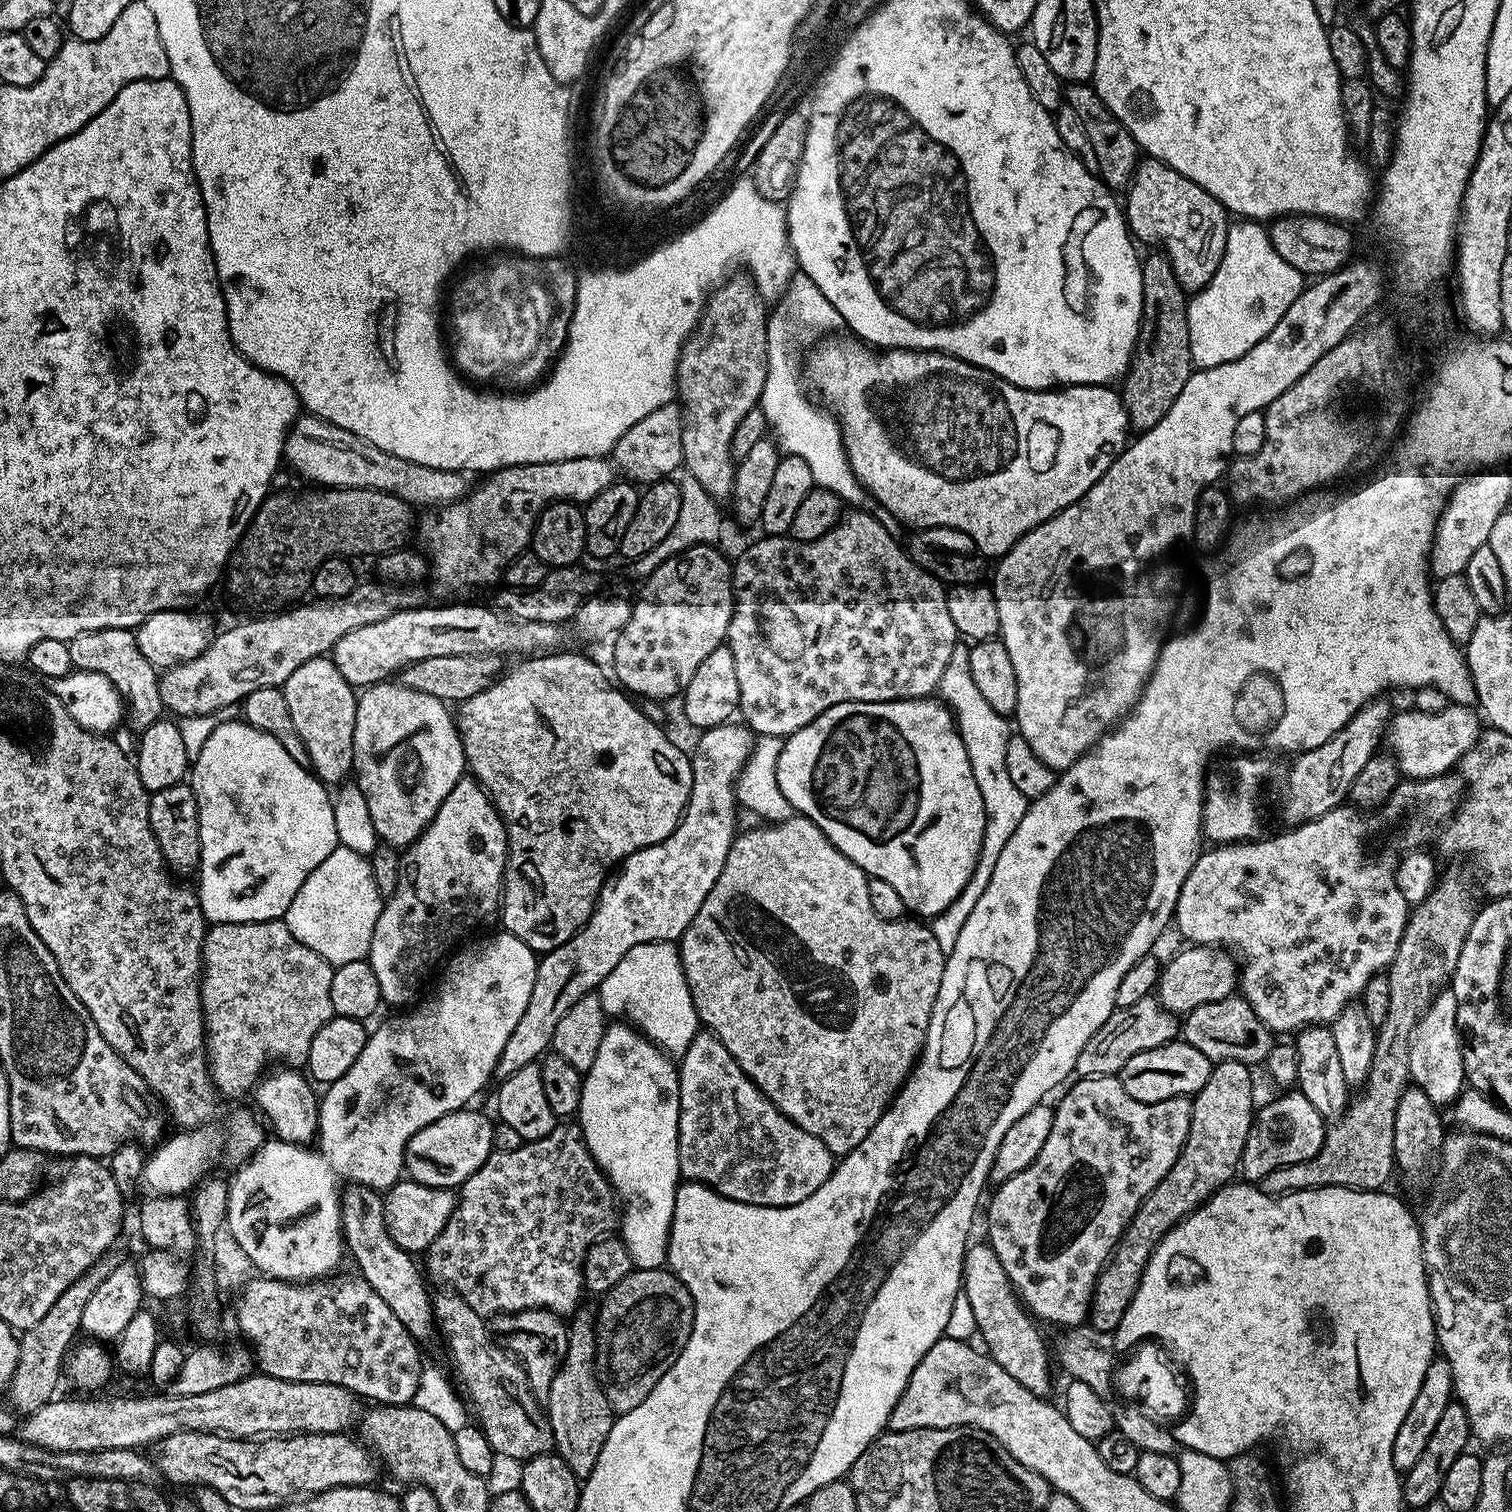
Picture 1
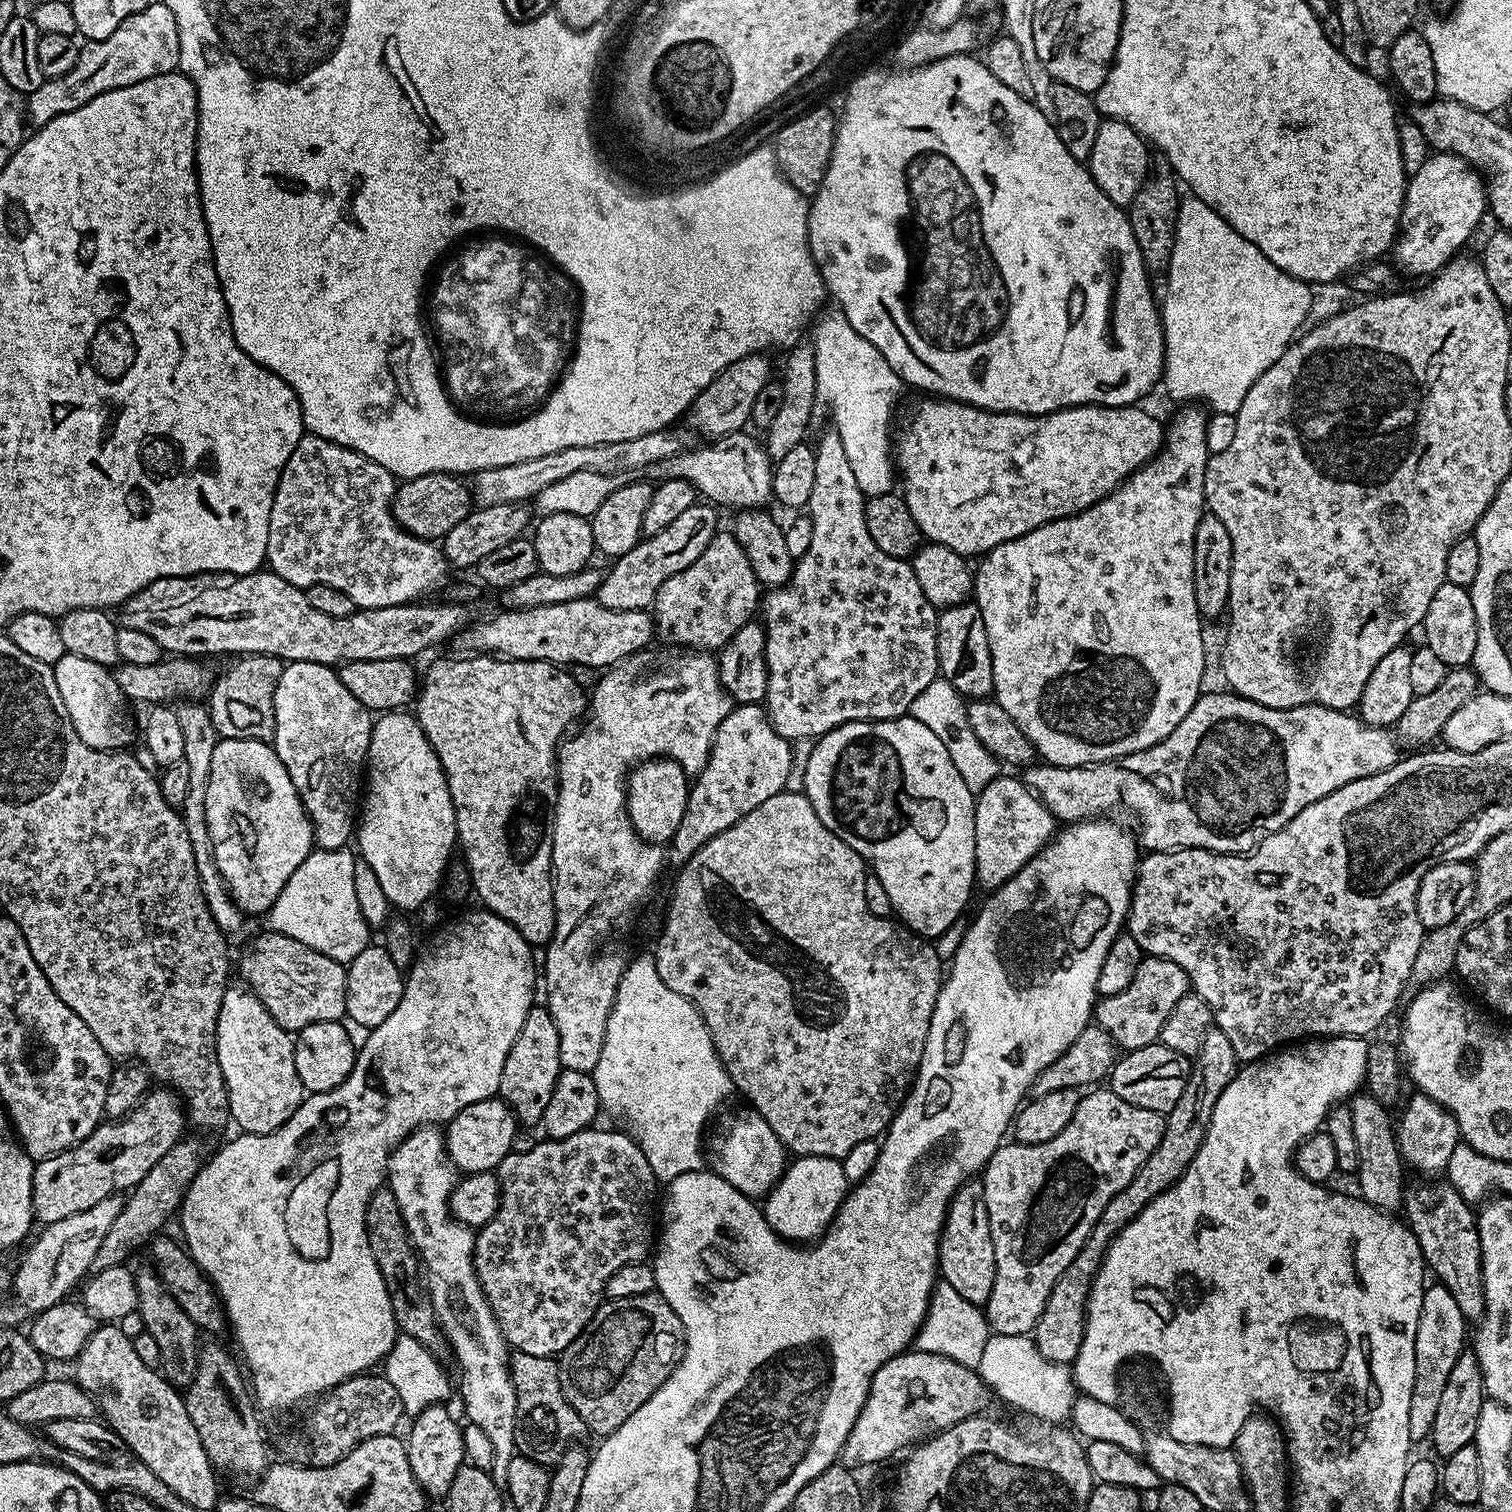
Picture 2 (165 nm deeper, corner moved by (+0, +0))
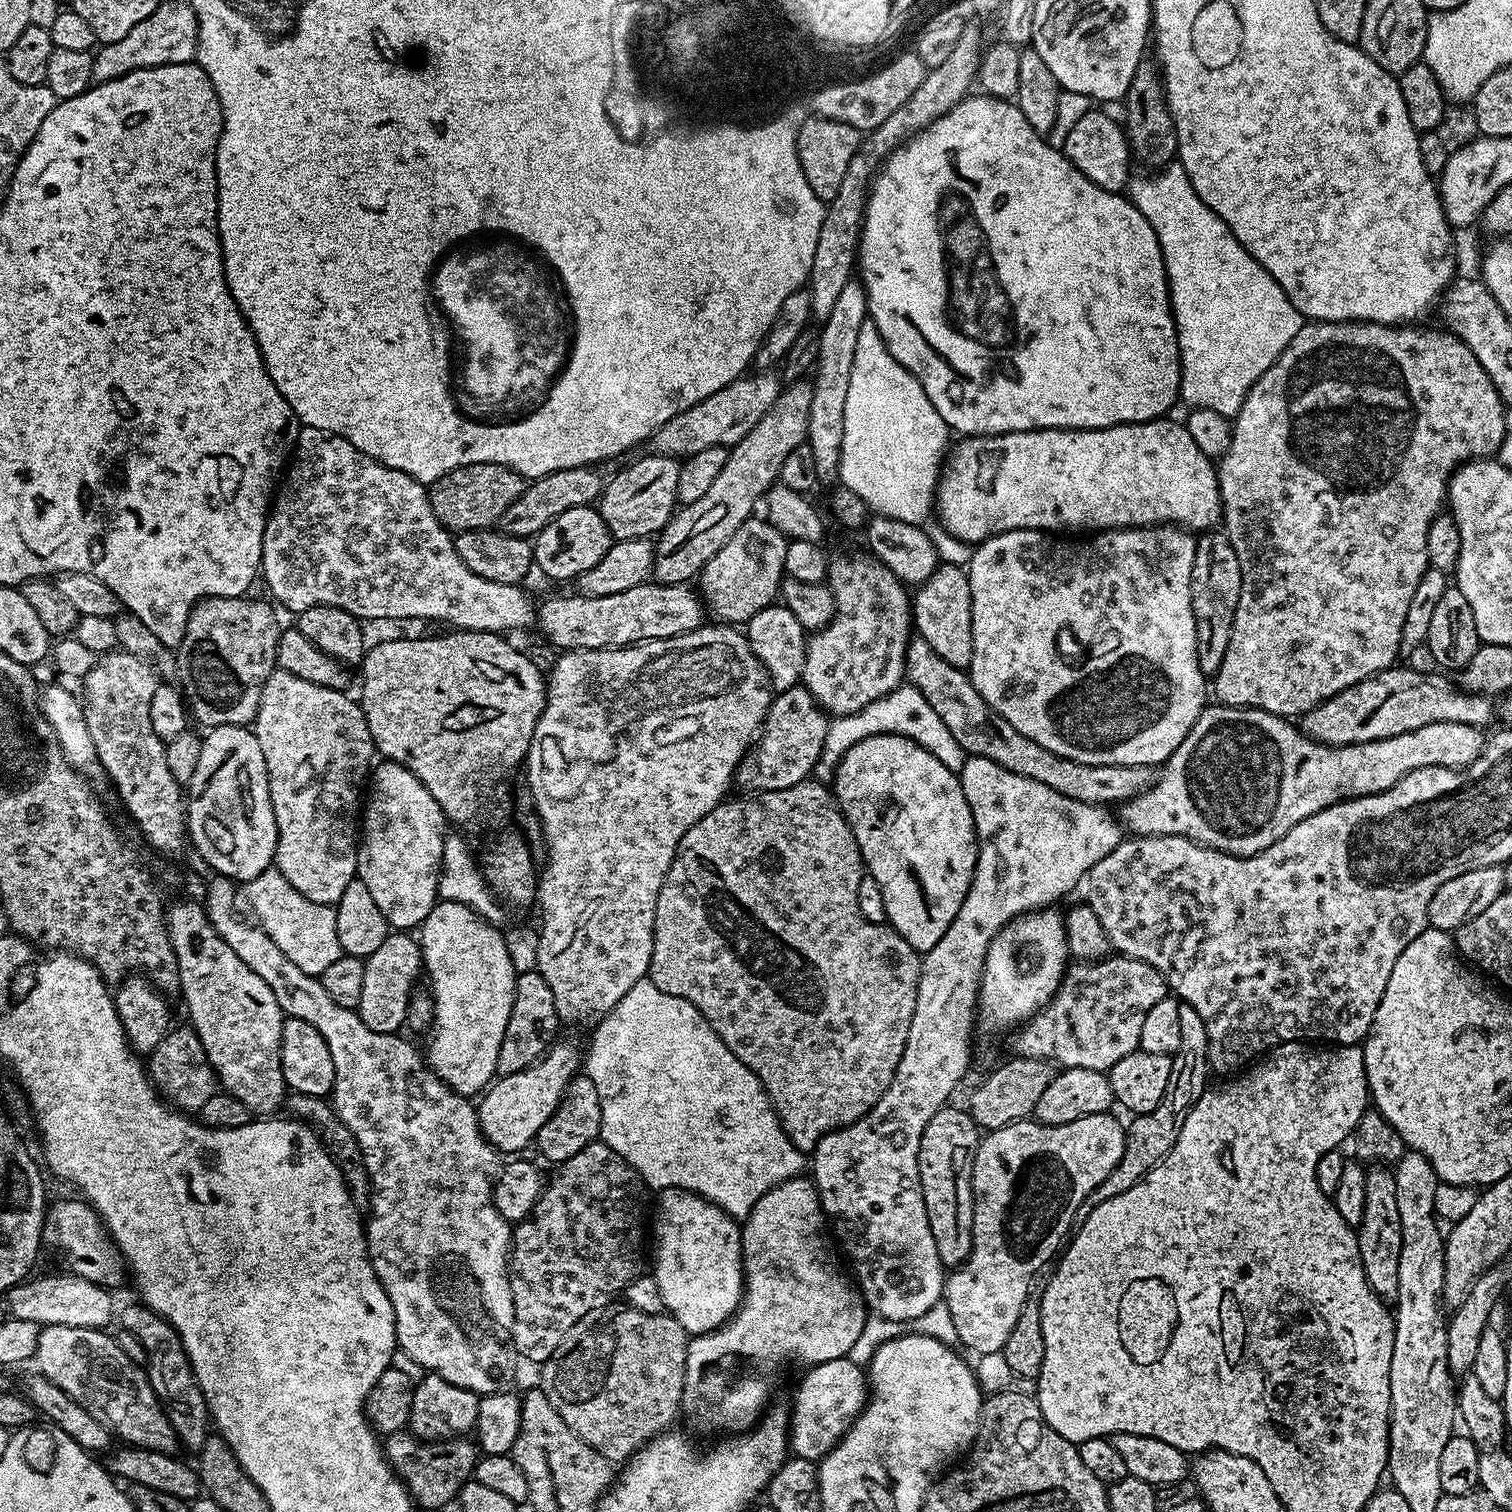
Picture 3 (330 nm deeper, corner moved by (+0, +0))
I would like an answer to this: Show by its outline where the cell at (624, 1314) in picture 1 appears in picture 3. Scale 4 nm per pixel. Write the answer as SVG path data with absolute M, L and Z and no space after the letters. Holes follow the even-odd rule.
M627 1306L619 1307L612 1308L609 1312L601 1311L599 1315L591 1312L586 1314L586 1318L574 1322L574 1326L570 1326L570 1334L566 1334L566 1338L562 1338L558 1350L554 1350L554 1354L550 1354L550 1358L545 1360L539 1369L541 1372L538 1386L544 1391L546 1398L550 1398L550 1406L554 1406L554 1410L558 1410L558 1414L562 1414L562 1422L566 1422L566 1426L570 1426L570 1430L574 1430L574 1434L578 1434L578 1438L582 1438L582 1442L594 1446L594 1450L598 1450L598 1454L602 1454L610 1461L627 1462L649 1440L653 1440L663 1431L671 1429L673 1427L672 1419L678 1414L681 1415L684 1402L684 1371L686 1370L686 1354L688 1353L690 1334L676 1319L664 1312L642 1314L642 1310L634 1310Z

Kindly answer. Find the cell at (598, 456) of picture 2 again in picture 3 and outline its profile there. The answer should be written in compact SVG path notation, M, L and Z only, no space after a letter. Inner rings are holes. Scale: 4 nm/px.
M760 370L751 376L745 374L740 379L722 386L710 398L690 406L690 410L682 410L682 414L674 414L670 422L666 422L652 433L650 437L651 451L658 456L674 456L683 458L699 454L702 450L710 450L710 446L722 446L731 449L732 445L742 442L758 422L762 422L762 414L774 406L780 397L782 380L775 371Z

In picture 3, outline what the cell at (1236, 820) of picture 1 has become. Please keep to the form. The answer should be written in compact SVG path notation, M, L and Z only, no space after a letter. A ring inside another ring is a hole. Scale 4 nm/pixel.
M1212 702L1200 713L1182 746L1163 765L1164 773L1149 788L1131 796L1118 808L1118 819L1133 837L1185 836L1207 848L1229 852L1231 856L1253 856L1265 852L1298 822L1331 804L1358 796L1385 792L1406 774L1430 766L1465 768L1482 754L1486 736L1466 722L1430 722L1394 738L1361 744L1329 746L1311 740L1291 719L1275 716L1261 708L1235 708Z

